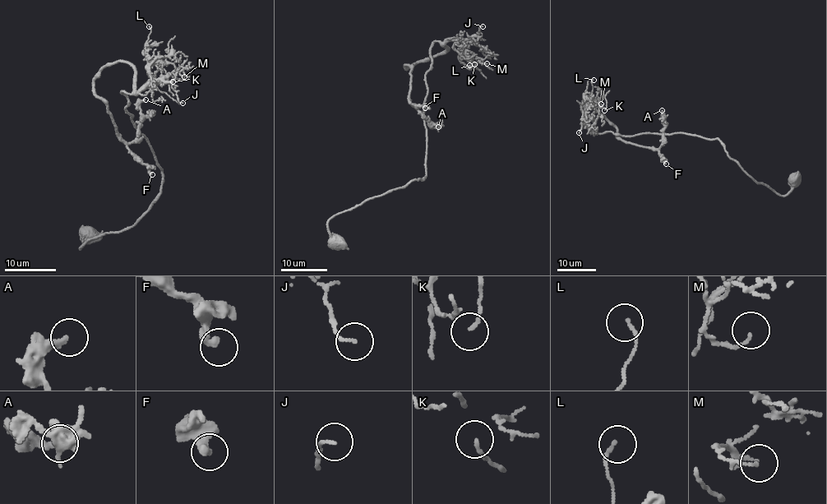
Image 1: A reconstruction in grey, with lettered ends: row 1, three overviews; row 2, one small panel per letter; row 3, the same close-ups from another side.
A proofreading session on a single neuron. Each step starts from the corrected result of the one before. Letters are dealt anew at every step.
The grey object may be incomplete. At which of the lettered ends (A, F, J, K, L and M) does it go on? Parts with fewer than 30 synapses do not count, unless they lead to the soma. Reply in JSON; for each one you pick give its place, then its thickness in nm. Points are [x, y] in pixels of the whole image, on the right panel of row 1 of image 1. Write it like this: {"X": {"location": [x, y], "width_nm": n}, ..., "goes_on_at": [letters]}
{"goes_on_at": []}

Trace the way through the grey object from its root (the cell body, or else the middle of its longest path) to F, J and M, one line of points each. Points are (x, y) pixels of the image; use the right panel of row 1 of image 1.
F: (795, 179), (786, 194), (778, 195), (753, 179), (717, 138), (683, 133), (664, 136), (658, 154), (666, 164)
J: (795, 179), (786, 194), (778, 195), (753, 179), (717, 138), (679, 133), (594, 135), (584, 119), (579, 132)
M: (795, 179), (786, 194), (778, 195), (753, 179), (717, 138), (593, 135), (584, 114), (592, 100), (601, 104)

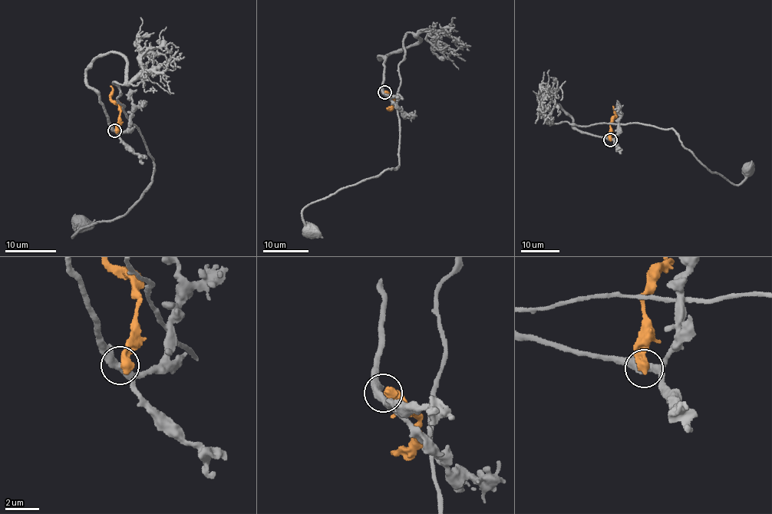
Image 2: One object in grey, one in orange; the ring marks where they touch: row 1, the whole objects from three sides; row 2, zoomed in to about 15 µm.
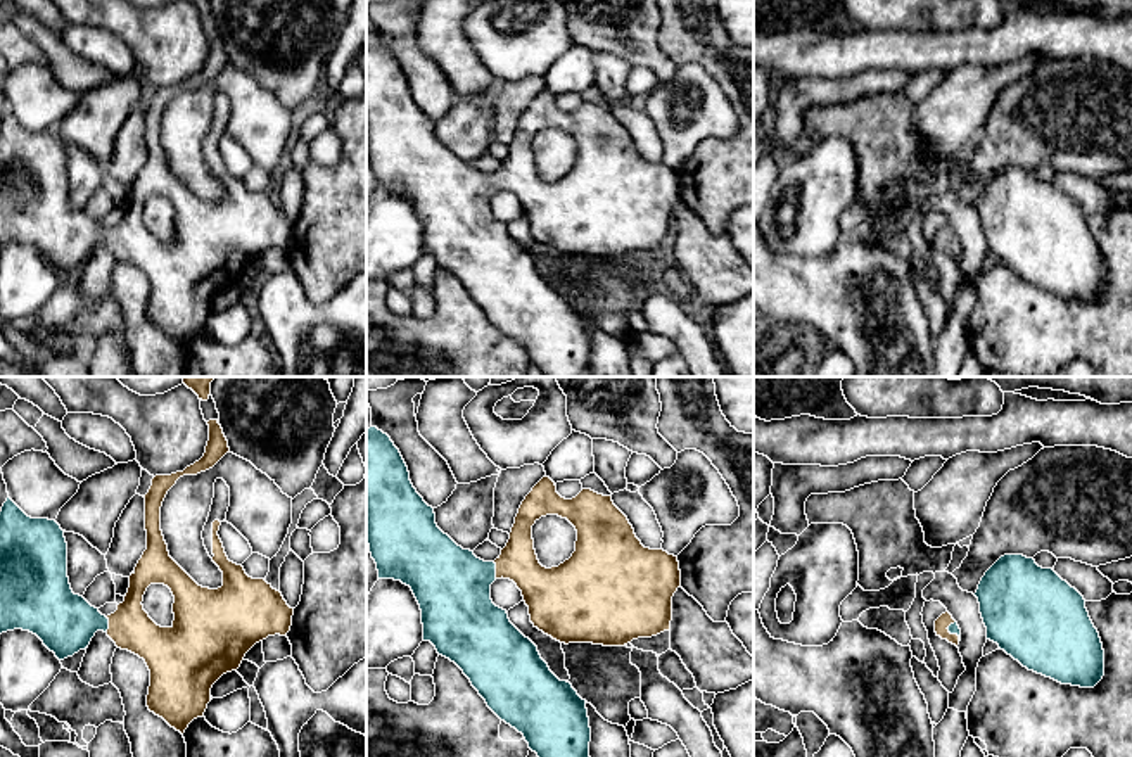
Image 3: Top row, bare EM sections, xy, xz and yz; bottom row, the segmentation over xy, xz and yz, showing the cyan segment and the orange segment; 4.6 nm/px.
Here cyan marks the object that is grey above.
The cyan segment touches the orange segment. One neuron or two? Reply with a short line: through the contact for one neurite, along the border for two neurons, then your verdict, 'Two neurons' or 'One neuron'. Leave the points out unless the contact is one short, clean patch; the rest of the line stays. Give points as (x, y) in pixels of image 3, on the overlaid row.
One neuron

